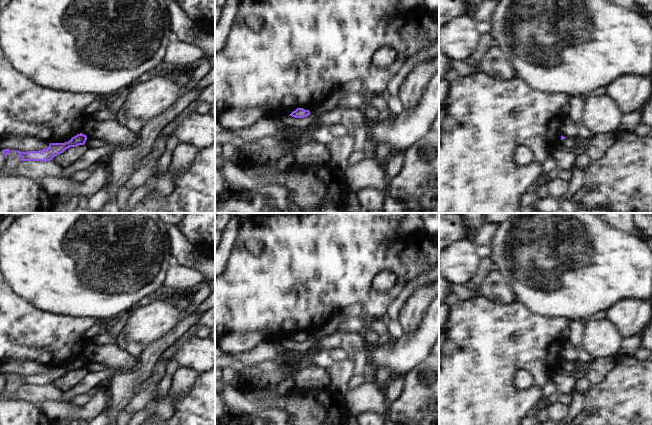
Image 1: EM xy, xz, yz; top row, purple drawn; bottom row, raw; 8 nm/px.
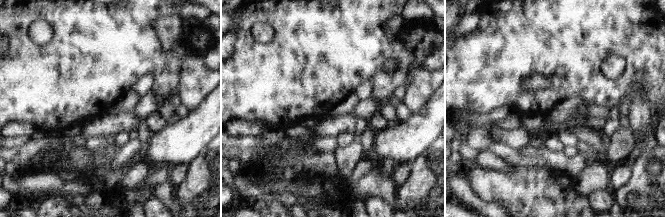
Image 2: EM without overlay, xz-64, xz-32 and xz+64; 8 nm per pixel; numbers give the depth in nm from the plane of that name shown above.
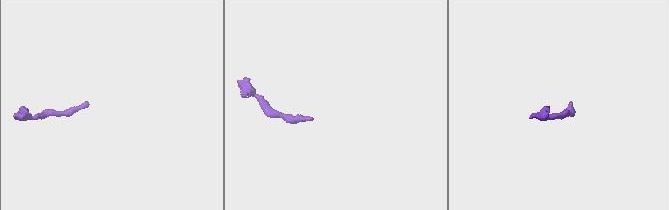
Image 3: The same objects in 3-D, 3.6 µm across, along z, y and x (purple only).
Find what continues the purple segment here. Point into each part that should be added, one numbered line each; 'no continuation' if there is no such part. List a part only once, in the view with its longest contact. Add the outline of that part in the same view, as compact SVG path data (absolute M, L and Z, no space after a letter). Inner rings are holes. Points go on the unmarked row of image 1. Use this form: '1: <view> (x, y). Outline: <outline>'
no continuation.

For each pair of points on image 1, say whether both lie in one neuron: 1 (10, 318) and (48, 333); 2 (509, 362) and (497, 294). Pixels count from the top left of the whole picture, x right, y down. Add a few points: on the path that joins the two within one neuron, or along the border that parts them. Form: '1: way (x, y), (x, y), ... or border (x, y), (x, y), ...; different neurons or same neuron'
1: way (19, 327), (27, 333), (39, 333); same neuron
2: border (483, 296), (495, 302), (513, 303), (516, 301); different neurons

